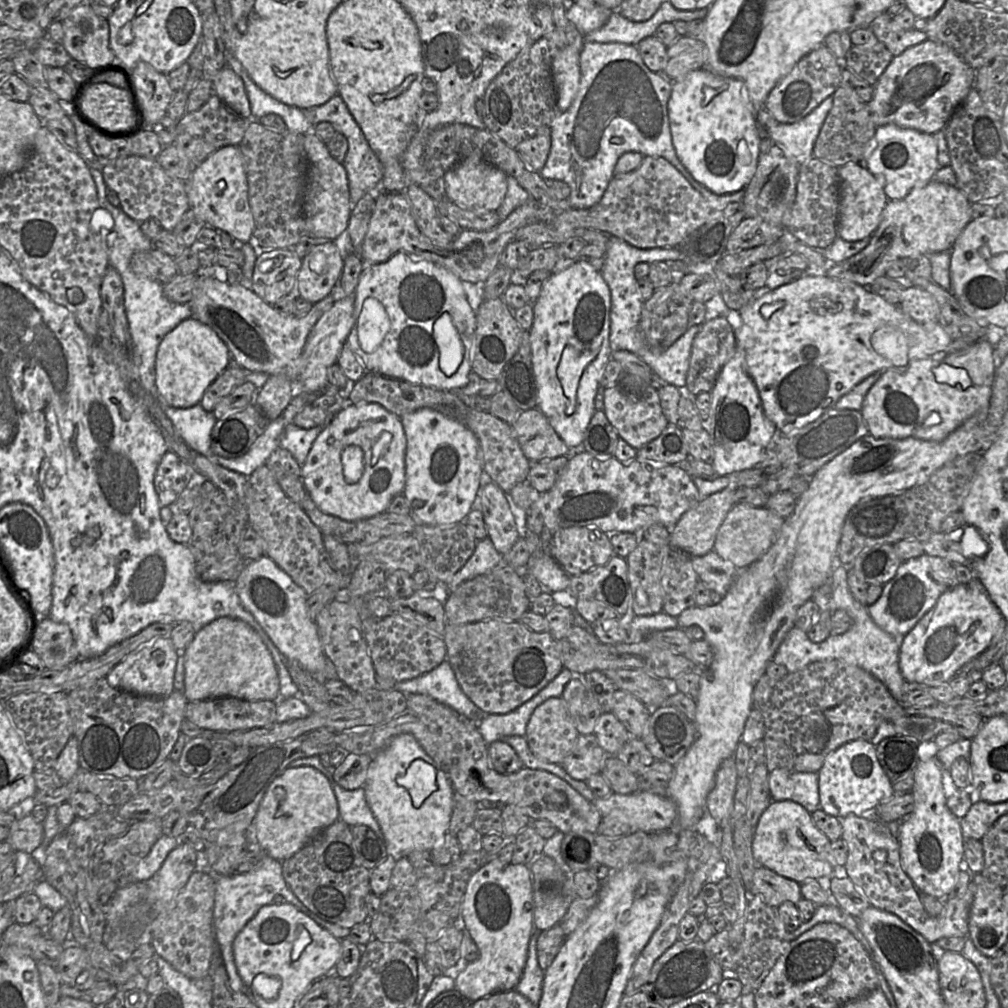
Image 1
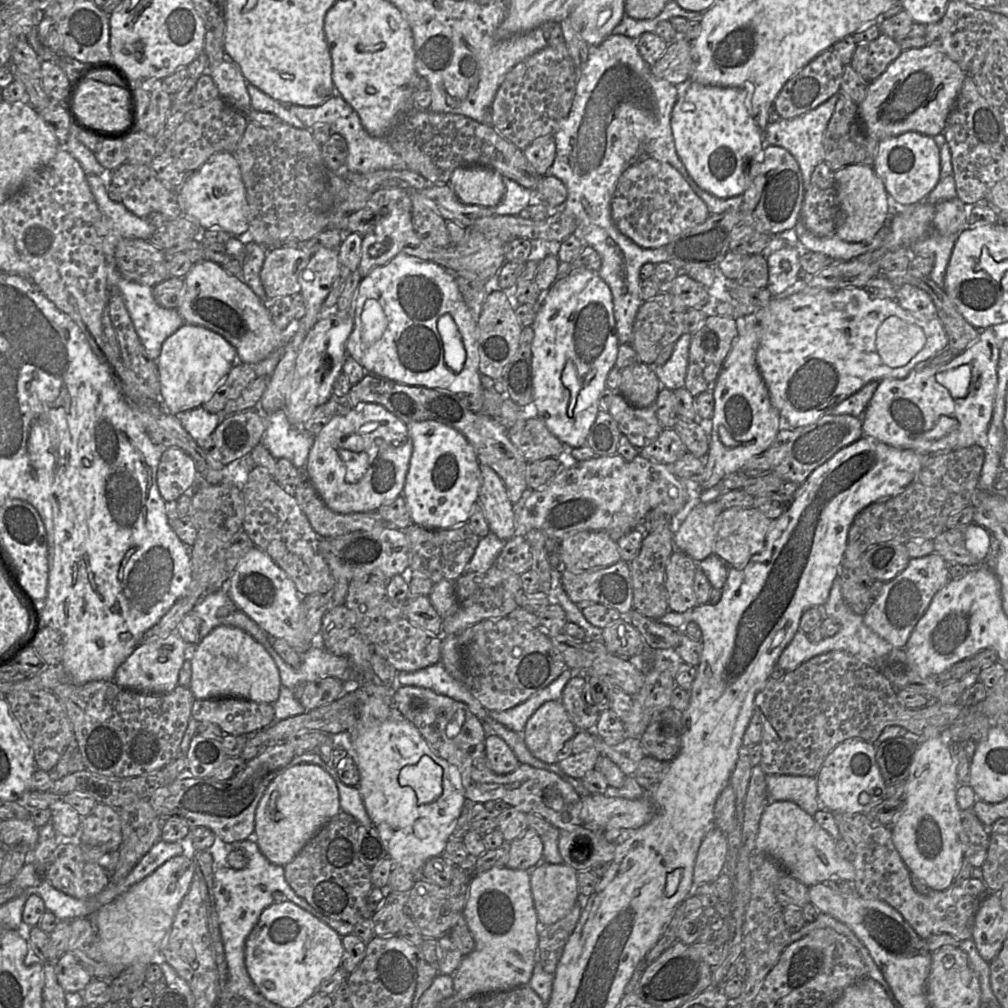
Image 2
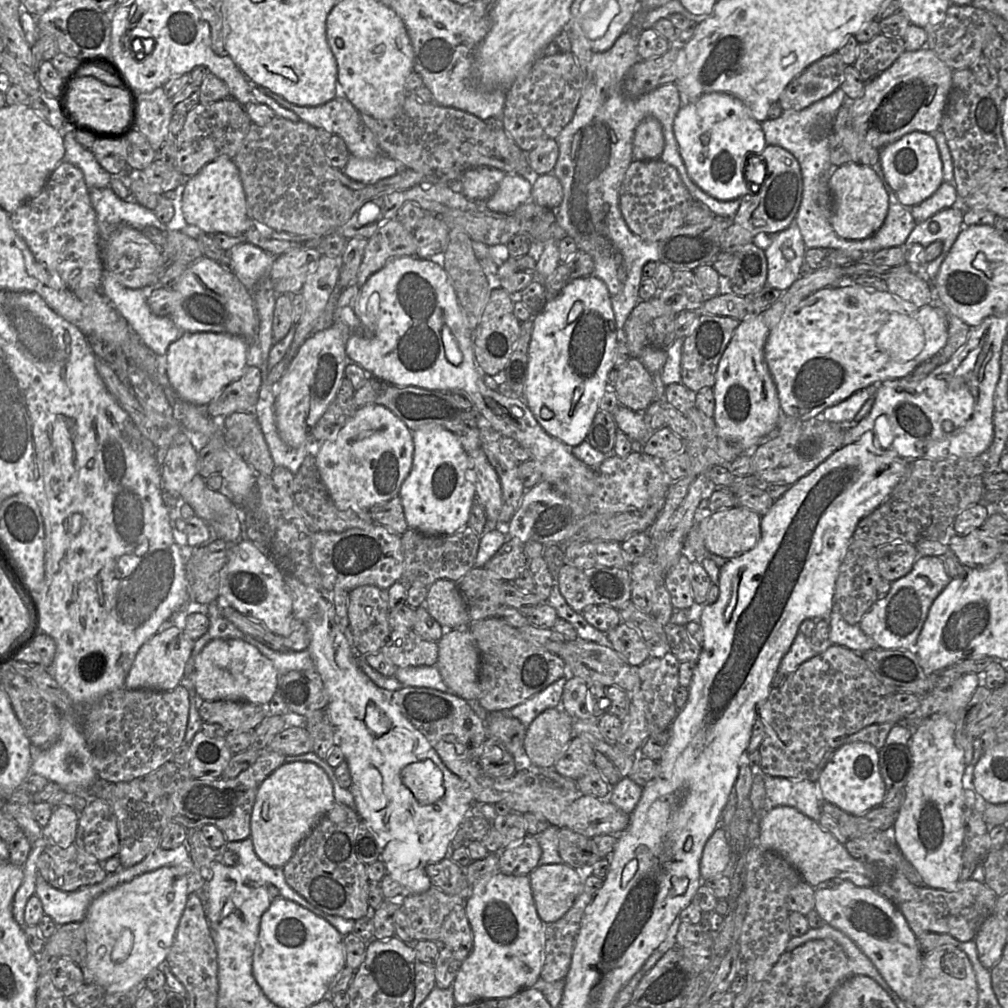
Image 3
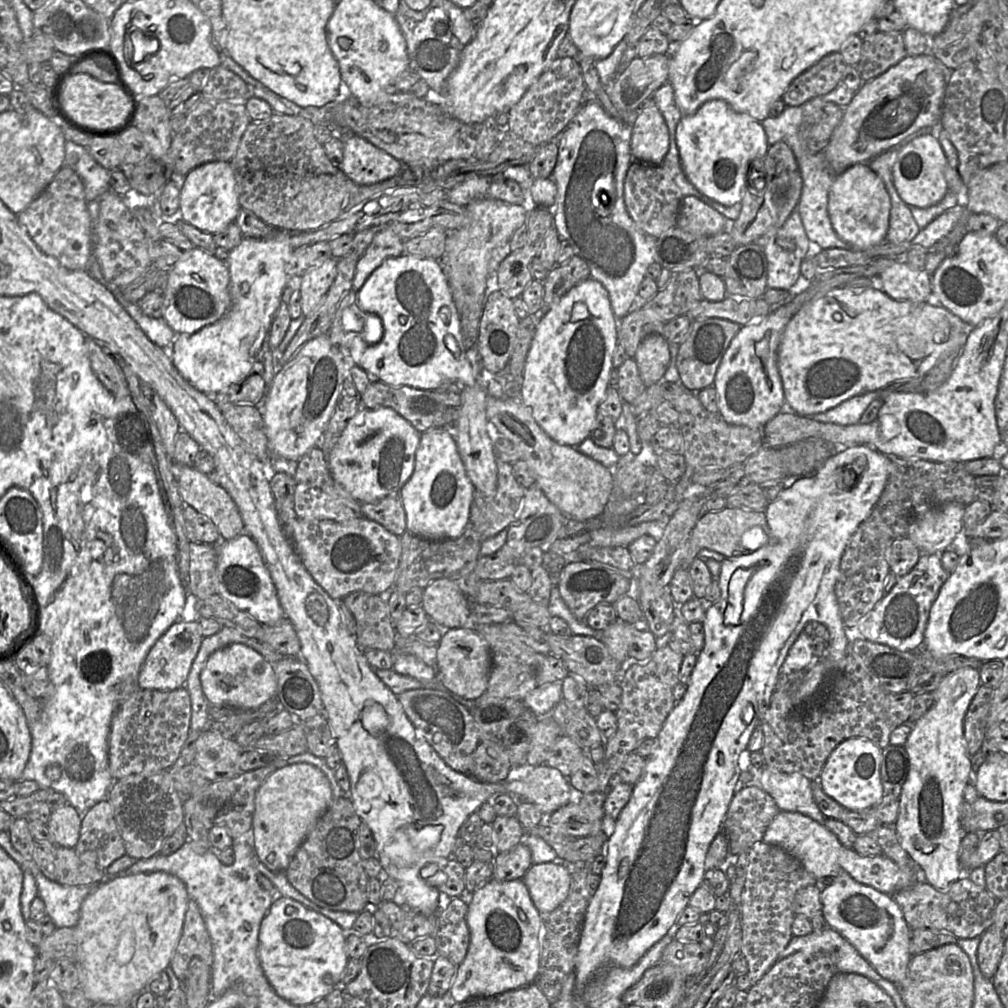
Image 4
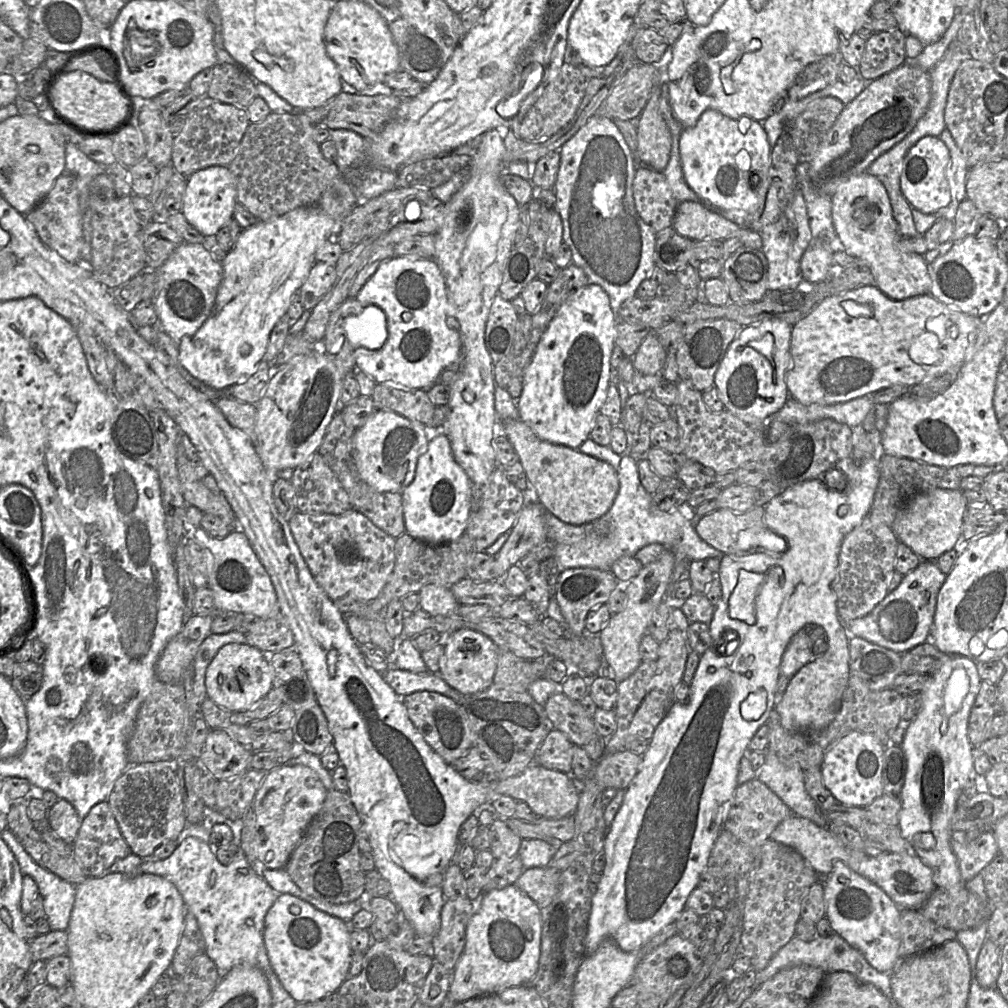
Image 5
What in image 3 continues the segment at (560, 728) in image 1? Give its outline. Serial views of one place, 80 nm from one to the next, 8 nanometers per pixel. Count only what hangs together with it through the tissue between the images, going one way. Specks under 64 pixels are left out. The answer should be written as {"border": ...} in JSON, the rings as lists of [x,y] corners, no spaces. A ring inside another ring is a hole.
{"border":[[[550,708],[527,726],[523,746],[533,765],[553,768],[573,736],[572,718],[562,708]]]}

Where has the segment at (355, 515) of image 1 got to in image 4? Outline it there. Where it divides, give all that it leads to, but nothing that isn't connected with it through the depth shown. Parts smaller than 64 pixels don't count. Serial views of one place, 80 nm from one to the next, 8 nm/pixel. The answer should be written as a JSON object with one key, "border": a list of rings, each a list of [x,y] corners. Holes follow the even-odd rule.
{"border":[[[364,408],[350,420],[327,455],[331,475],[361,504],[398,494],[413,474],[420,436],[421,433],[392,408]]]}

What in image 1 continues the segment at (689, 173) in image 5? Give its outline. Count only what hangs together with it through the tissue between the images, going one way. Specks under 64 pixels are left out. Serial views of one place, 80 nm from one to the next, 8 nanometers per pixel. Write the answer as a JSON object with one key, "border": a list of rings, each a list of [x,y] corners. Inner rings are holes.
{"border":[[[704,69],[691,71],[681,80],[673,82],[668,117],[677,157],[695,180],[717,194],[732,193],[747,187],[755,174],[760,149],[756,111],[746,96],[742,80],[719,76]]]}

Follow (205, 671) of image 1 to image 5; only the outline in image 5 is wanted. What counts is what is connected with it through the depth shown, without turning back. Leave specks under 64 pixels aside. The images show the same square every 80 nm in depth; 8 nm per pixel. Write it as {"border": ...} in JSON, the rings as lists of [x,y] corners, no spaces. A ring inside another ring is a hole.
{"border":[[[227,644],[219,649],[205,675],[207,697],[230,713],[249,710],[273,688],[269,657],[248,644]]]}

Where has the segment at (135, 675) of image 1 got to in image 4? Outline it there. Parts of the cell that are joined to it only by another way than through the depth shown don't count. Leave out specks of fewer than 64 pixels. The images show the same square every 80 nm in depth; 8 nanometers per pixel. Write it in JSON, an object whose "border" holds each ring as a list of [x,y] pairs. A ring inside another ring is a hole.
{"border":[[[177,621],[156,641],[148,652],[139,672],[142,690],[175,690],[185,687],[191,665],[199,651],[203,636],[198,621]]]}

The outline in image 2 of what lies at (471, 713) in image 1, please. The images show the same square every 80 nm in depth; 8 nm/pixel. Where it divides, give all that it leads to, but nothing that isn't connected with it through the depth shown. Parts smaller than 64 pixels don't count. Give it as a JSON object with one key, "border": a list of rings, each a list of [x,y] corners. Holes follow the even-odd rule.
{"border":[[[441,663],[411,673],[397,672],[396,684],[426,688],[437,694],[462,702],[481,721],[486,720],[489,716],[487,710],[471,695],[465,682],[452,677]]]}

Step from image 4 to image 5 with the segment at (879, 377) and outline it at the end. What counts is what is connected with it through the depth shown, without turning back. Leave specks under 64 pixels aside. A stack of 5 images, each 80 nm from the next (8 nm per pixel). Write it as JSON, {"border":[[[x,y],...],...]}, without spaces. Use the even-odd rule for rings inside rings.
{"border":[[[870,284],[830,295],[795,325],[791,325],[791,365],[786,373],[789,395],[805,405],[831,405],[871,396],[895,385],[912,387],[946,373],[958,375],[977,350],[978,328],[983,319],[954,309],[930,293],[895,301]],[[925,332],[936,334],[940,340],[942,360],[938,364],[921,365],[910,358],[909,349],[913,341]]]}

